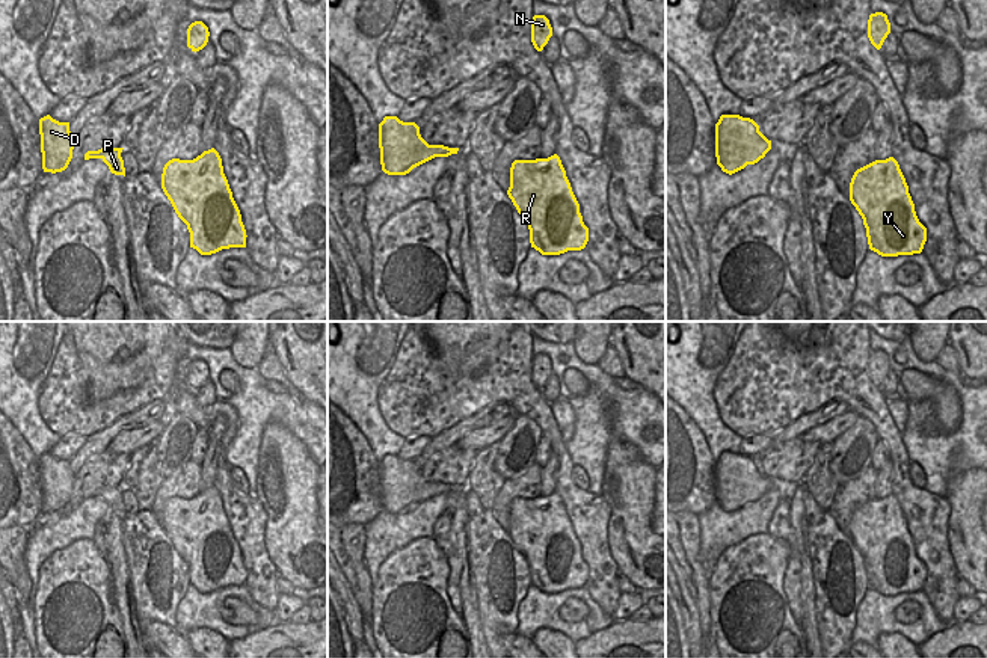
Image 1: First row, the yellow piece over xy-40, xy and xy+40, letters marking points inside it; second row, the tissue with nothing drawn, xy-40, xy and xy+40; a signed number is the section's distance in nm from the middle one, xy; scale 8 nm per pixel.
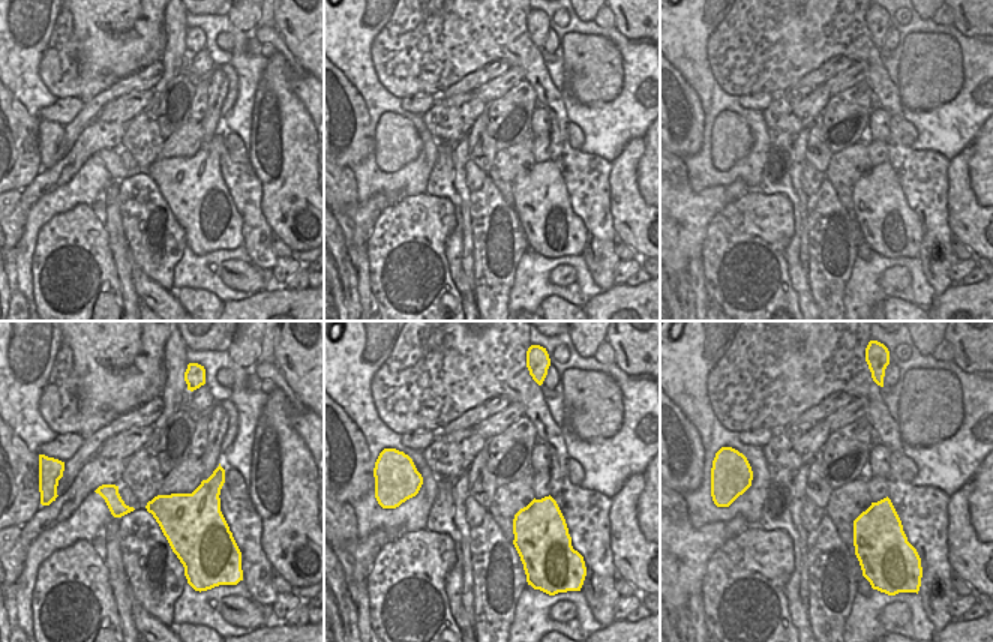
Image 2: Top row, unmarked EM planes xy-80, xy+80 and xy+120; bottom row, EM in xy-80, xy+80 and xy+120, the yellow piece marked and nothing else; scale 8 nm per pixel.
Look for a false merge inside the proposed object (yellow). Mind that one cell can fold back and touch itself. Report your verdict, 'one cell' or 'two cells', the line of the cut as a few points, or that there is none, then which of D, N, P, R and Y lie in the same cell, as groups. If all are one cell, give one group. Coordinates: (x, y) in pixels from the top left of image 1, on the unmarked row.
one cell; cut none; groups D N P R Y

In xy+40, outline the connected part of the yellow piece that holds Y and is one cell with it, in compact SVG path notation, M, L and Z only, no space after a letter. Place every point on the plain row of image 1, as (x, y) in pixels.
M893 495L857 507L850 539L866 566L869 587L881 595L921 592L927 566L919 560L909 524Z

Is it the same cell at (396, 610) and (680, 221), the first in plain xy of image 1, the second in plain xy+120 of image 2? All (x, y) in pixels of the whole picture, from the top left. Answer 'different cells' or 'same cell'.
different cells

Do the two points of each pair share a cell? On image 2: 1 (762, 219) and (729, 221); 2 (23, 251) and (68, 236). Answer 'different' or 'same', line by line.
1: same
2: different

